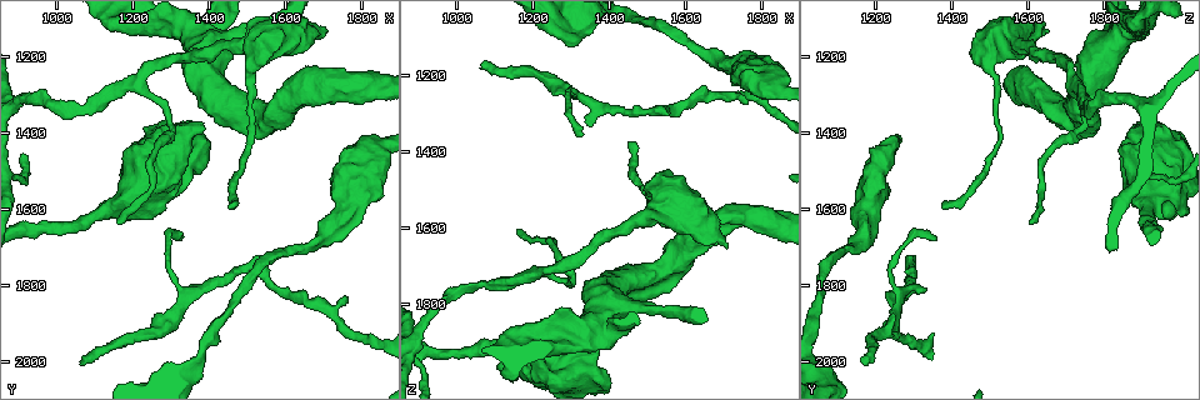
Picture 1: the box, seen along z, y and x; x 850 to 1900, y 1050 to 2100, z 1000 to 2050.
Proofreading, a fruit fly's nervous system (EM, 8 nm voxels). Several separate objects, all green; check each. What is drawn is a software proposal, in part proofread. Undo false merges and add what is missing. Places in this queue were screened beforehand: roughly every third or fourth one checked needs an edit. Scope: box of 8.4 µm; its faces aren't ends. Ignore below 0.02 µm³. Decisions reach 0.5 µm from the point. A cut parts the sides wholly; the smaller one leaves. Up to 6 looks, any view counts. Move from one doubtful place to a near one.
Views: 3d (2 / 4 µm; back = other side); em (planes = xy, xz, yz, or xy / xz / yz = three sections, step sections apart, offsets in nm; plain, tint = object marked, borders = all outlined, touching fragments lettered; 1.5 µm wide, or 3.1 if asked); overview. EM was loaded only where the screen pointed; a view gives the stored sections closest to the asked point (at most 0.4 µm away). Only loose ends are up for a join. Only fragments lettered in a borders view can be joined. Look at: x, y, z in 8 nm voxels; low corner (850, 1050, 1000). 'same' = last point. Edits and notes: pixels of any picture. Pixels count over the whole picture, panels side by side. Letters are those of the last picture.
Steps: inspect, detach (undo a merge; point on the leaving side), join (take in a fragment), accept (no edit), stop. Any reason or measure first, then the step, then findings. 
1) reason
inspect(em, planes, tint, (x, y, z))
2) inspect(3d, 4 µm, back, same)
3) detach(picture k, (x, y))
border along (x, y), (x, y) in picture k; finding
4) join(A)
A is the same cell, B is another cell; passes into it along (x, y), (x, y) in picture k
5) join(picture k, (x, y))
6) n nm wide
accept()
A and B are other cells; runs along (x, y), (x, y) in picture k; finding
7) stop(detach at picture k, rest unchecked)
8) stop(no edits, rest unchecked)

abrupt turn
inspect(em, planes, tint, (1380, 1125, 1860))

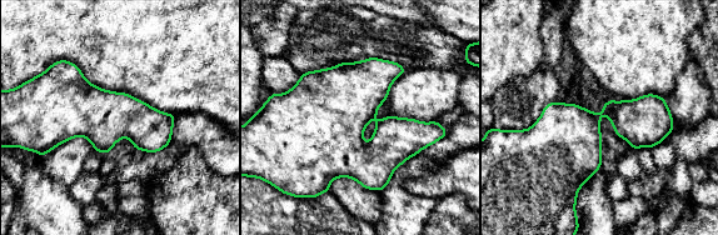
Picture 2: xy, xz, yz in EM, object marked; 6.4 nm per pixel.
inspect(em, planes, borders, same)

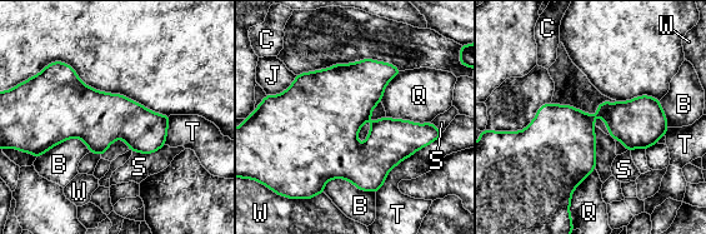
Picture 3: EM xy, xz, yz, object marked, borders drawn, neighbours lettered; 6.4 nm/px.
accept()
B, C, J, Q, S, T and W are other cells; border along (386, 115), (394, 119), (430, 123) in picture 3; all the same cell

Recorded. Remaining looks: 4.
an open end
inspect(em, planes, borders, (1715, 1130, 1650))

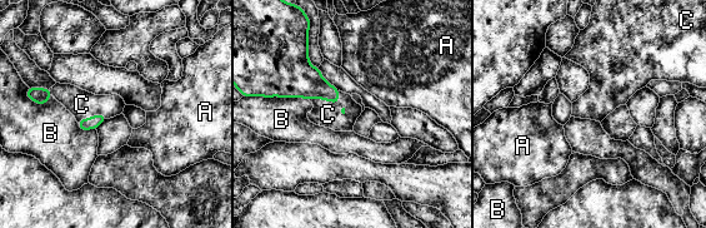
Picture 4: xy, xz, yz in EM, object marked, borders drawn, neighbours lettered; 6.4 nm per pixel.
join(C)
C is the same cell, A and B are other cells; passes into it along (298, 78), (329, 100), (328, 114) in picture 4; it goes on there

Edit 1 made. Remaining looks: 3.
an open end
inspect(em, planes, borders, (1385, 1390, 1870))

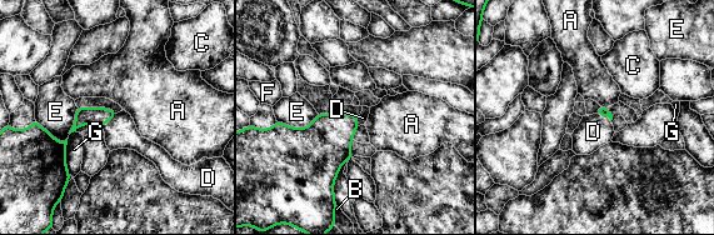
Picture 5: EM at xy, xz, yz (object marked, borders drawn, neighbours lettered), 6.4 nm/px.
join(D)
D is the same cell, A, B, C, E, F and G are other cells; passes into it along (96, 116), (109, 119), (120, 133) in picture 5; it goes on there

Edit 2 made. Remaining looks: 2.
stop(join at picture 4, join at picture 5, rest unchecked)

